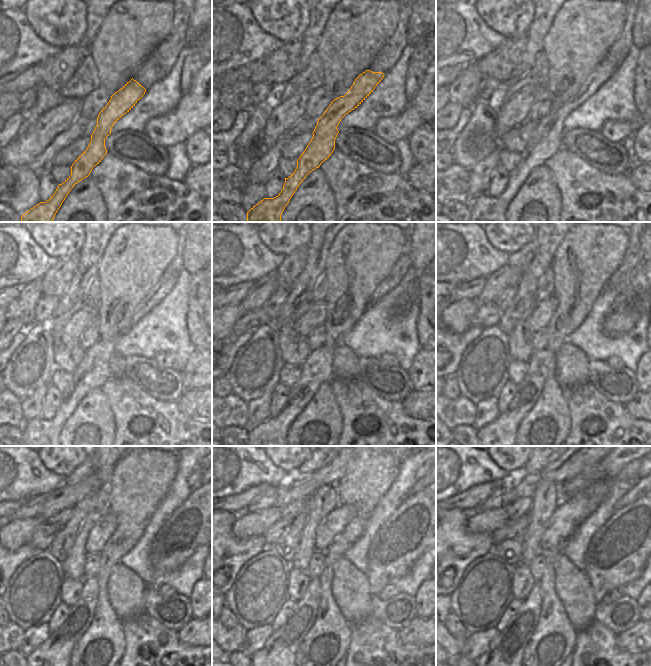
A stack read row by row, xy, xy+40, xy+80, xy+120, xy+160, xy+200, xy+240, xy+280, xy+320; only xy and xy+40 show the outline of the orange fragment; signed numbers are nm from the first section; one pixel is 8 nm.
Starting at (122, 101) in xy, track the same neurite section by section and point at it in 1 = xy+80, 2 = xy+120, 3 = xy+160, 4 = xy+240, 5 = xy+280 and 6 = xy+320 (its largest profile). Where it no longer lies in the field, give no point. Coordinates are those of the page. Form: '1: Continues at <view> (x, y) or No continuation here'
1: Continues at xy+80 (548, 135)
2: Continues at xy+120 (93, 371)
3: Continues at xy+160 (318, 368)
4: Continues at xy+240 (57, 649)
5: Continues at xy+280 (280, 649)
6: Continues at xy+320 (506, 649).

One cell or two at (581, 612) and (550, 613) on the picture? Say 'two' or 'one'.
two

